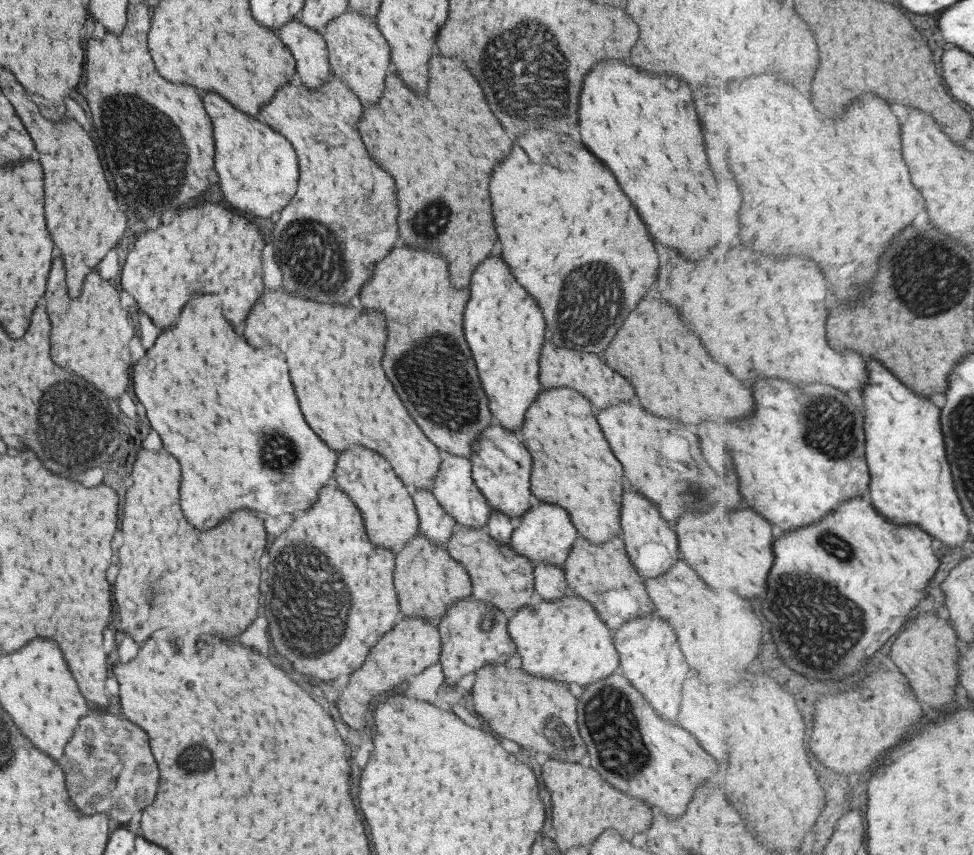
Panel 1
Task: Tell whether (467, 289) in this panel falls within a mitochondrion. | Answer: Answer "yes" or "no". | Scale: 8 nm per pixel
no

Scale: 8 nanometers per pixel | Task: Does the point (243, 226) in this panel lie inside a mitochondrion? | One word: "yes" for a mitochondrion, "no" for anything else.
no

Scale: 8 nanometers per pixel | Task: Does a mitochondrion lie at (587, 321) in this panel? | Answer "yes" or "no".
yes

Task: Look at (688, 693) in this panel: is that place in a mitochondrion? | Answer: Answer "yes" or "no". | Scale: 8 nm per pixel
no

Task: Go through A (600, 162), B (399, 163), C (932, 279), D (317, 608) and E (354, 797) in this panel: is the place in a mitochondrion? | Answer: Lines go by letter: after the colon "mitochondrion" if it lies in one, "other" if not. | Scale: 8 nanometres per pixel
A: other
B: other
C: mitochondrion
D: mitochondrion
E: other

